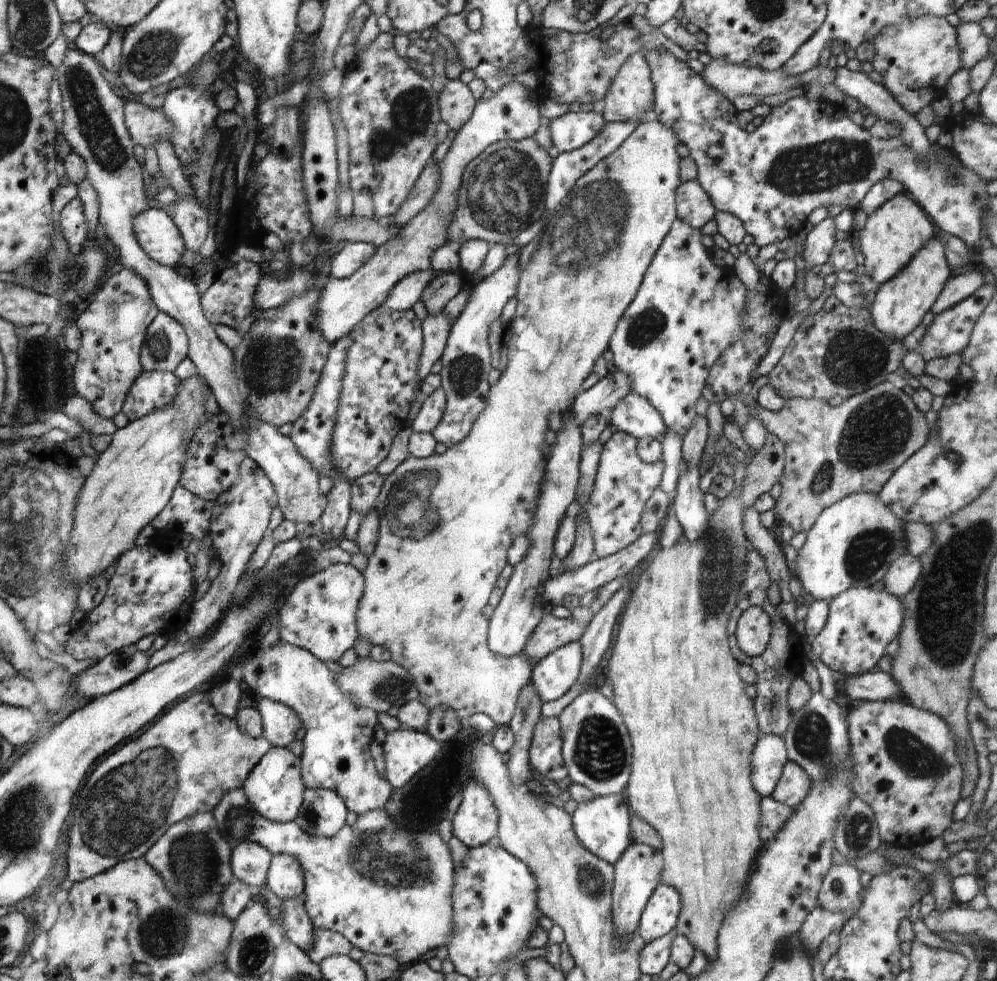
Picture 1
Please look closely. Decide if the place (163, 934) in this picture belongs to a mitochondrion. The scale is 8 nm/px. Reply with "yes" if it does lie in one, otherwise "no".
yes

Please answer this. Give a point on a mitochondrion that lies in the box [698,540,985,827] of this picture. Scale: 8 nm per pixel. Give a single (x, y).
(917, 760)

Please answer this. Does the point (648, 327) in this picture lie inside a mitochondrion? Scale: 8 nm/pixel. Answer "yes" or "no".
yes

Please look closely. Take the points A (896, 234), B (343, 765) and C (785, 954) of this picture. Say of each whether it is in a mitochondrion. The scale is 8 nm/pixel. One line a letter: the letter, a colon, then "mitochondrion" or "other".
A: other
B: other
C: mitochondrion

